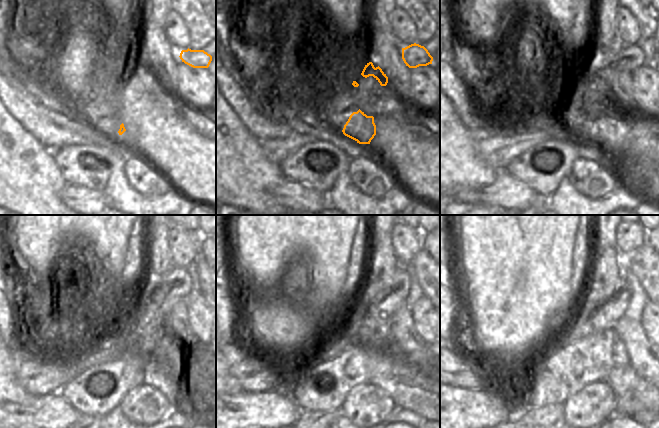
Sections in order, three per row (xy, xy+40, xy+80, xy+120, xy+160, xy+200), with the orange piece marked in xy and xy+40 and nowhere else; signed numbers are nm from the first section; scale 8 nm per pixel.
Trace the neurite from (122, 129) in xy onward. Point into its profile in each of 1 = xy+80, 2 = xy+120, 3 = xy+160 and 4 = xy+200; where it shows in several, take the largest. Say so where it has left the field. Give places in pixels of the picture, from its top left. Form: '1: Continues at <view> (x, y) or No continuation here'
1: Continues at xy+80 (593, 90)
2: Continues at xy+120 (145, 325)
3: Continues at xy+160 (370, 320)
4: Continues at xy+200 (600, 310).

